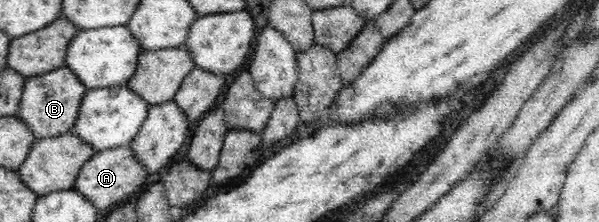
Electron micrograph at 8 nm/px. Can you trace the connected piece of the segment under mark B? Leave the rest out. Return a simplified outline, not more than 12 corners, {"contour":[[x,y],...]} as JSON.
{"contour":[[67,66],[27,77],[16,116],[37,140],[75,128],[87,89]]}

